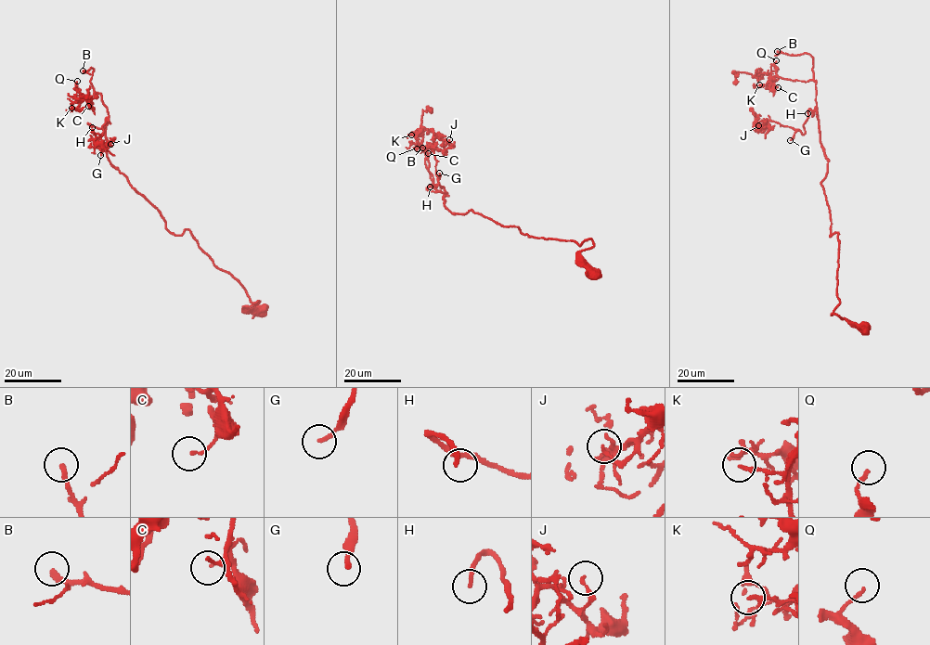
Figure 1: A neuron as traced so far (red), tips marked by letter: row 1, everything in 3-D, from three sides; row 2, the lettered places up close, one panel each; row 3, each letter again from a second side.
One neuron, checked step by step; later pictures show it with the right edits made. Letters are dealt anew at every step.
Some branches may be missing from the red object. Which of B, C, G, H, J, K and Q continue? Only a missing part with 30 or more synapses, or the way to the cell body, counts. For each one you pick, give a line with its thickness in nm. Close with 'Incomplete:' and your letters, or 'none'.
B: 240 nm thick
G: 170 nm thick
Incomplete: B, G

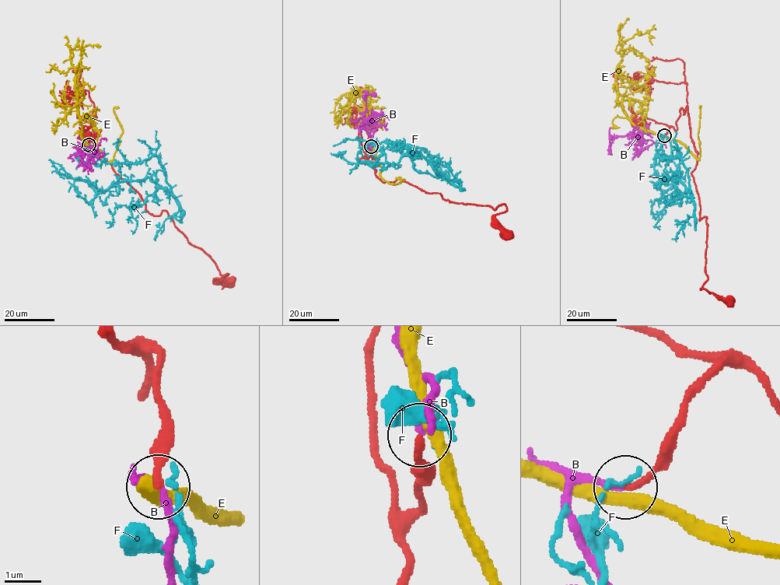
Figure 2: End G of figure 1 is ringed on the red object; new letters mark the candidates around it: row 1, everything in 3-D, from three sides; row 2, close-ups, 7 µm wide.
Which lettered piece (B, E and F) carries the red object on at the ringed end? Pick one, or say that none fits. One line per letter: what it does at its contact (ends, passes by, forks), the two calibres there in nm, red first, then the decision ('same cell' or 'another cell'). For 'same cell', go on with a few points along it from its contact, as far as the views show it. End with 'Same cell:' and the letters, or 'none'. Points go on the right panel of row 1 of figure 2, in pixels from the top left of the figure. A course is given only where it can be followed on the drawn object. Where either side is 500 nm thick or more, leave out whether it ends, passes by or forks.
B: it ends; calibres 180 and 170 nm; same cell; course (664, 135), (645, 134), (641, 131), (644, 128), (648, 130), (639, 136), (616, 136), (609, 147), (609, 141)
E: it passes by; calibres 170 and 360 nm; another cell
F: it ends; calibres 170 and 160 nm; another cell
Same cell: B

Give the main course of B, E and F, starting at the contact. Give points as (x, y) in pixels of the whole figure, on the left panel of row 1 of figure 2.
B: (89, 145), (85, 147), (83, 141), (80, 151), (83, 152), (82, 161), (85, 165), (89, 165), (91, 158)
E: (89, 145), (84, 142), (82, 132), (75, 68), (71, 61), (70, 50), (89, 44), (100, 45)
F: (89, 145), (107, 162), (155, 156), (170, 188), (148, 177), (96, 192), (48, 160)

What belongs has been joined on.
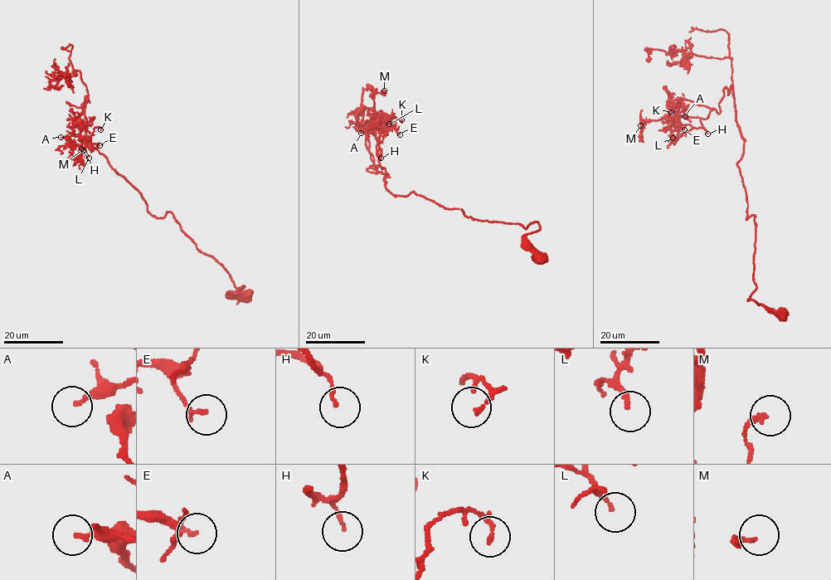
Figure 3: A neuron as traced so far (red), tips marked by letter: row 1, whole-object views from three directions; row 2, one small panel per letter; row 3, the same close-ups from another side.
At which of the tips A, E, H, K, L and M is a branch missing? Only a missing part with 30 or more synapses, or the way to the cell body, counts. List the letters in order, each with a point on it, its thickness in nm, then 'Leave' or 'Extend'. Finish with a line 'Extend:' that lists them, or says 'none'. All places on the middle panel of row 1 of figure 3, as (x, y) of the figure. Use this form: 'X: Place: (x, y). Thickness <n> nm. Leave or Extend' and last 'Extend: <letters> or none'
A: Place: (361, 133). Thickness 200 nm. Leave
E: Place: (400, 134). Thickness 170 nm. Leave
H: Place: (381, 158). Thickness 120 nm. Leave
K: Place: (401, 119). Thickness 150 nm. Leave
L: Place: (389, 124). Thickness 140 nm. Extend
M: Place: (384, 90). Thickness 150 nm. Leave
Extend: L

